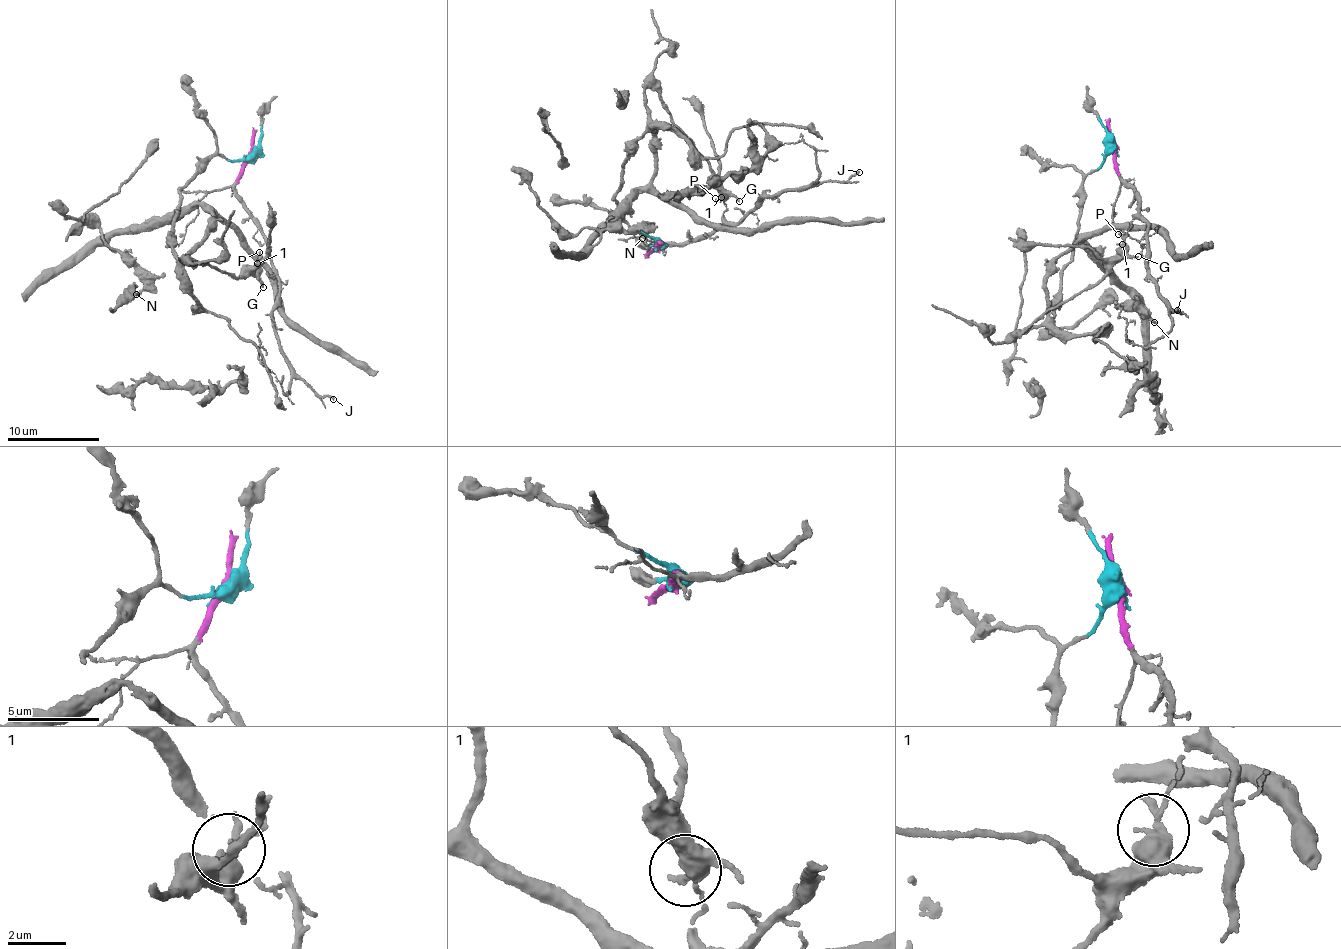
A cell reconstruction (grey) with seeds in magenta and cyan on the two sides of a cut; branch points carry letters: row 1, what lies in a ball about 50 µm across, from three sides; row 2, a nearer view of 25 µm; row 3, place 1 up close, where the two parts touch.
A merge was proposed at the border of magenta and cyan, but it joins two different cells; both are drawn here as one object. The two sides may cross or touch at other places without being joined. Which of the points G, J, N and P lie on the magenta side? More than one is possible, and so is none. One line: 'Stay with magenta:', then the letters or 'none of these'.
Stay with magenta: J

